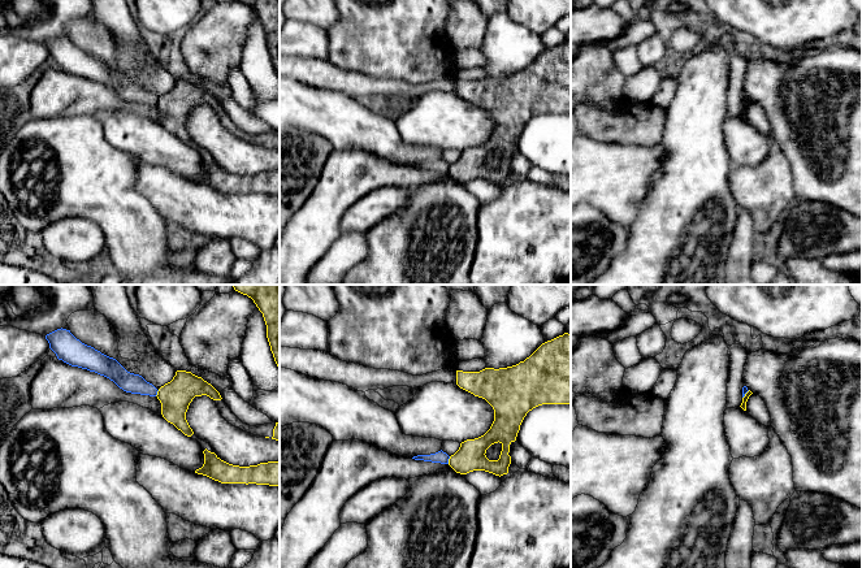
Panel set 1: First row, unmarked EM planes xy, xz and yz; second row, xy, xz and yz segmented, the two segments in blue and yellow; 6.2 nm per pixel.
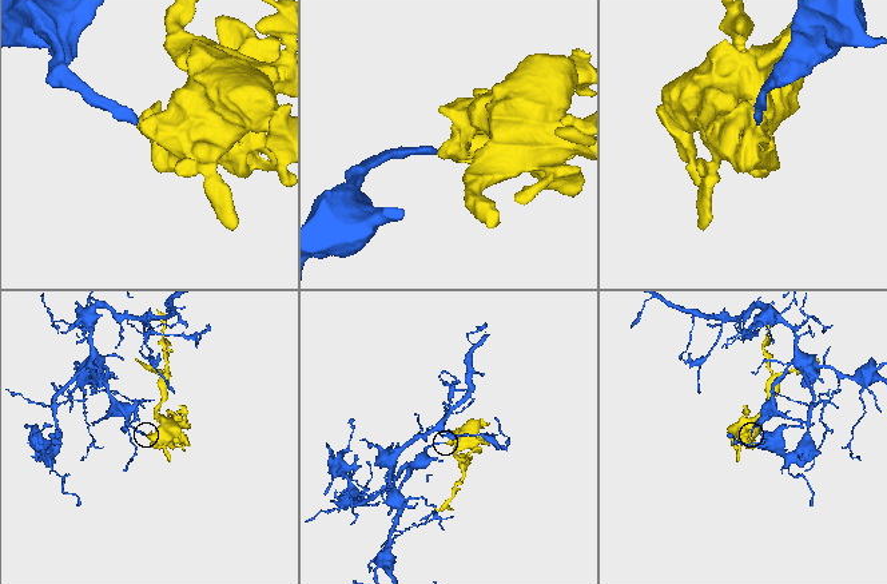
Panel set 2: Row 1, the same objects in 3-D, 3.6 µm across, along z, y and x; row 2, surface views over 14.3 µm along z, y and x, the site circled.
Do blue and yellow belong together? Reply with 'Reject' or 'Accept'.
Accept

